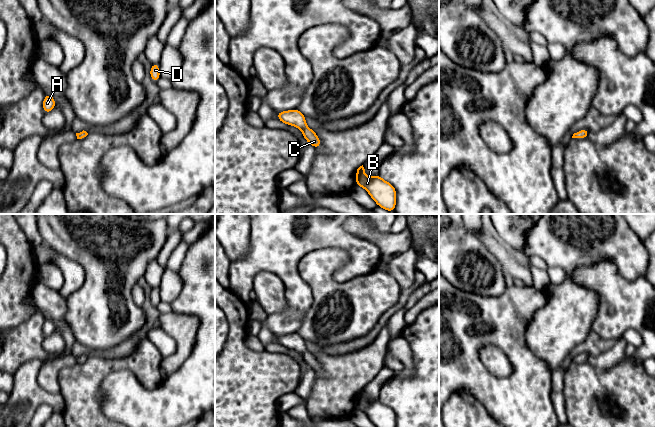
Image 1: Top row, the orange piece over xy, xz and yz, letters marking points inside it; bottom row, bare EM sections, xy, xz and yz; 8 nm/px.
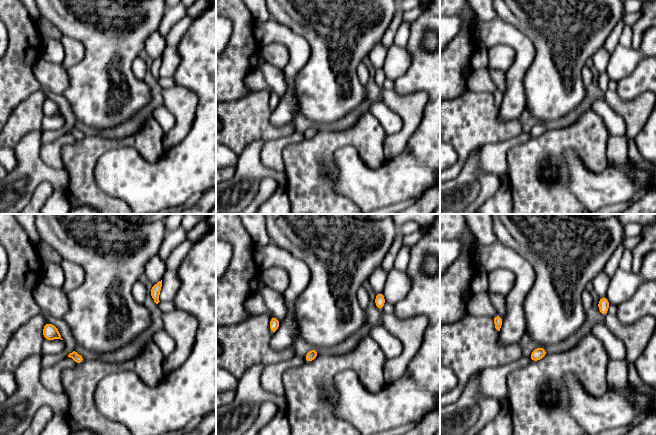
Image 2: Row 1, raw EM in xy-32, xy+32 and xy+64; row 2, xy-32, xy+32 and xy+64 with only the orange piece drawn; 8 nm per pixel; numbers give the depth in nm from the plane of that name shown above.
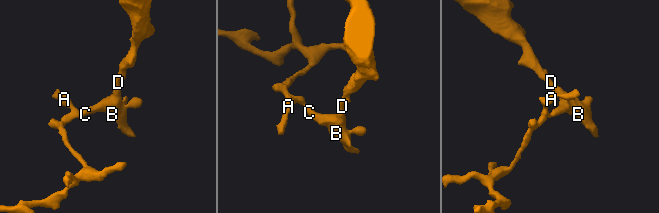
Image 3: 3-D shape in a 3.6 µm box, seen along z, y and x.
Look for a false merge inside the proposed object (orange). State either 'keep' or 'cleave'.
keep

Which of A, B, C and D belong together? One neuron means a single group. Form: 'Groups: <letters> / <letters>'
Groups: A B C D

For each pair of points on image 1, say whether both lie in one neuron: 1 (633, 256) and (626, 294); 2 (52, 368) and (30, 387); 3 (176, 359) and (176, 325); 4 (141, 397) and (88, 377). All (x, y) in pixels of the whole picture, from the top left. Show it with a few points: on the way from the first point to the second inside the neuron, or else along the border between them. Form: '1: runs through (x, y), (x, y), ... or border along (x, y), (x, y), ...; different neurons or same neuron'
1: border along (613, 263), (617, 271), (628, 280), (644, 276); different neurons
2: runs through (47, 373), (35, 384); same neuron
3: runs through (181, 351), (181, 333); same neuron
4: border along (122, 369), (104, 378), (99, 391), (100, 405); different neurons

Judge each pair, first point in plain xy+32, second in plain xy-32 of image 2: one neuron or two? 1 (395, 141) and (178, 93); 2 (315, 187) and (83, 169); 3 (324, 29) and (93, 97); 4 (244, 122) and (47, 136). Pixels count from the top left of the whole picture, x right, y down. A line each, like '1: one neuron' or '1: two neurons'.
1: one neuron
2: one neuron
3: one neuron
4: two neurons

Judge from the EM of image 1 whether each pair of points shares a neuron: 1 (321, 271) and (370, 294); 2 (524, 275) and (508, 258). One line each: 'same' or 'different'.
1: same
2: same

